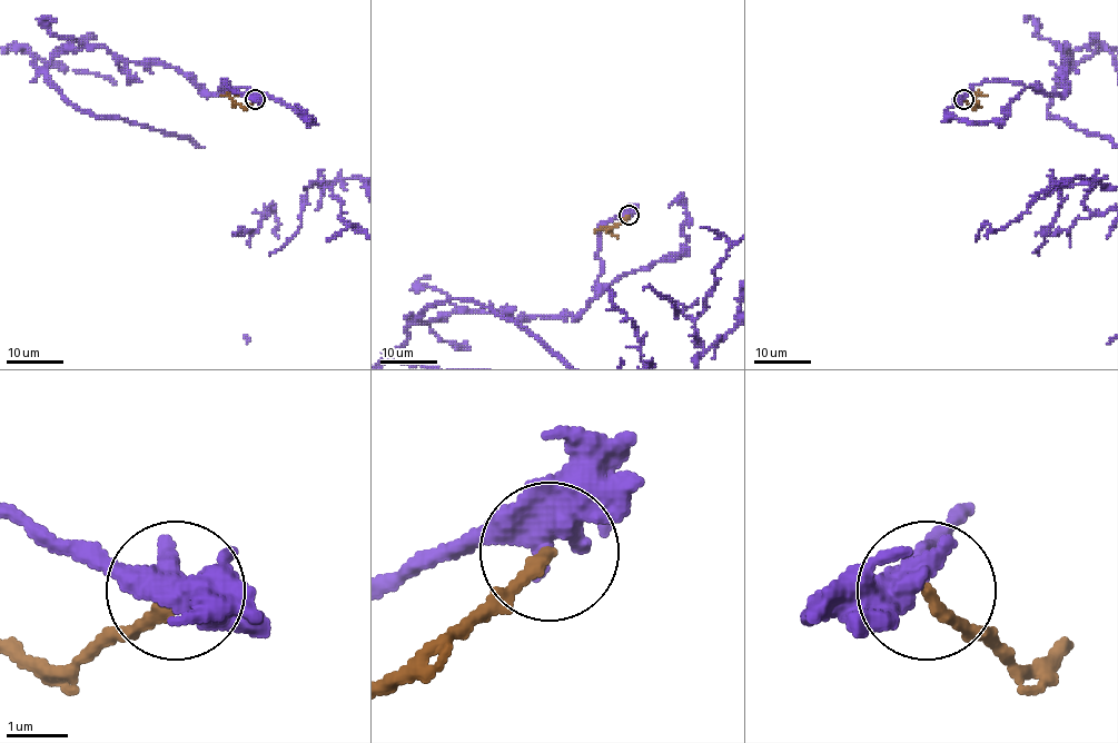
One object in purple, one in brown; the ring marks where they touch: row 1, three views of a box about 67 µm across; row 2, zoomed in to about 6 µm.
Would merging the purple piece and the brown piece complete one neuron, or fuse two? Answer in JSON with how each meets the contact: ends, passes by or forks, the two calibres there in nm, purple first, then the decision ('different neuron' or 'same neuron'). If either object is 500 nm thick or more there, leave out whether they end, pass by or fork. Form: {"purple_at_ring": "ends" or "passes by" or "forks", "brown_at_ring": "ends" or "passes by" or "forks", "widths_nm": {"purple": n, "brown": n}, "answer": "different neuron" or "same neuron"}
{"purple_at_ring": "passes by", "brown_at_ring": "ends", "widths_nm": {"purple": 480, "brown": 200}, "answer": "different neuron"}

